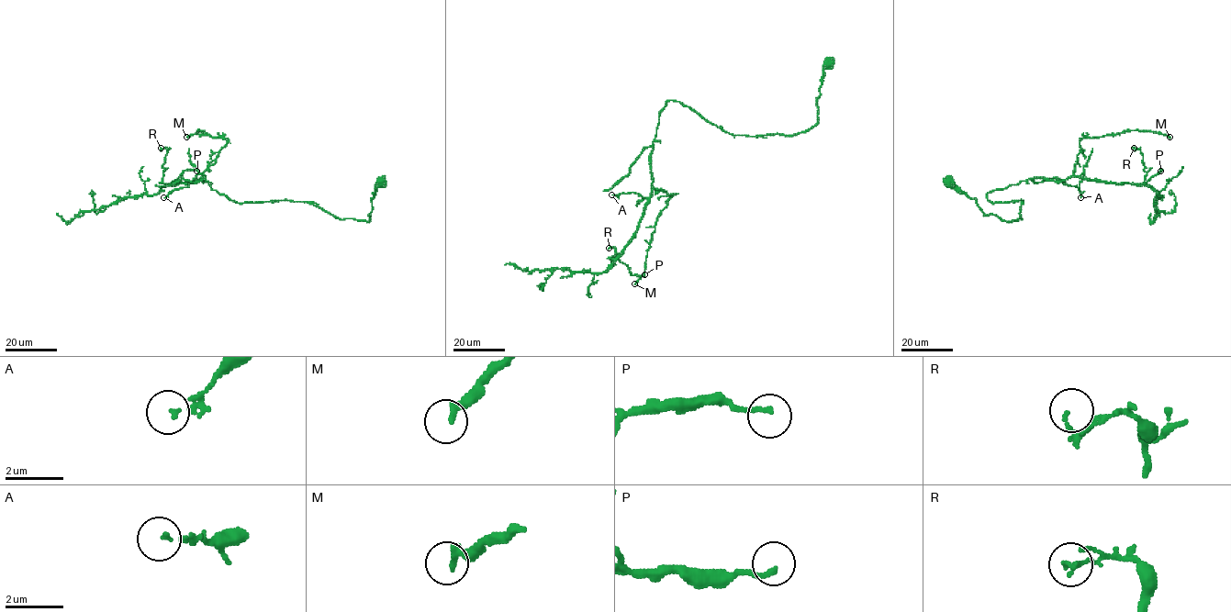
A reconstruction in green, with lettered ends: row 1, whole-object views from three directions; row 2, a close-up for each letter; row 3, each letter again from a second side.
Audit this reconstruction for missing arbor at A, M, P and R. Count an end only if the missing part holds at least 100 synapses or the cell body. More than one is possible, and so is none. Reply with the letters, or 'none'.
none

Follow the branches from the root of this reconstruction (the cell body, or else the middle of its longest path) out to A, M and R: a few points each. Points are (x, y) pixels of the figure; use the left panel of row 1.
A: (381, 182), (371, 199), (369, 221), (338, 218), (306, 202), (237, 203), (203, 182), (203, 173), (163, 197)
M: (381, 182), (369, 221), (338, 218), (306, 202), (237, 203), (202, 181), (227, 140), (200, 129), (186, 137)
R: (381, 182), (369, 221), (338, 218), (306, 202), (237, 203), (204, 177), (164, 183), (167, 150), (161, 148)

